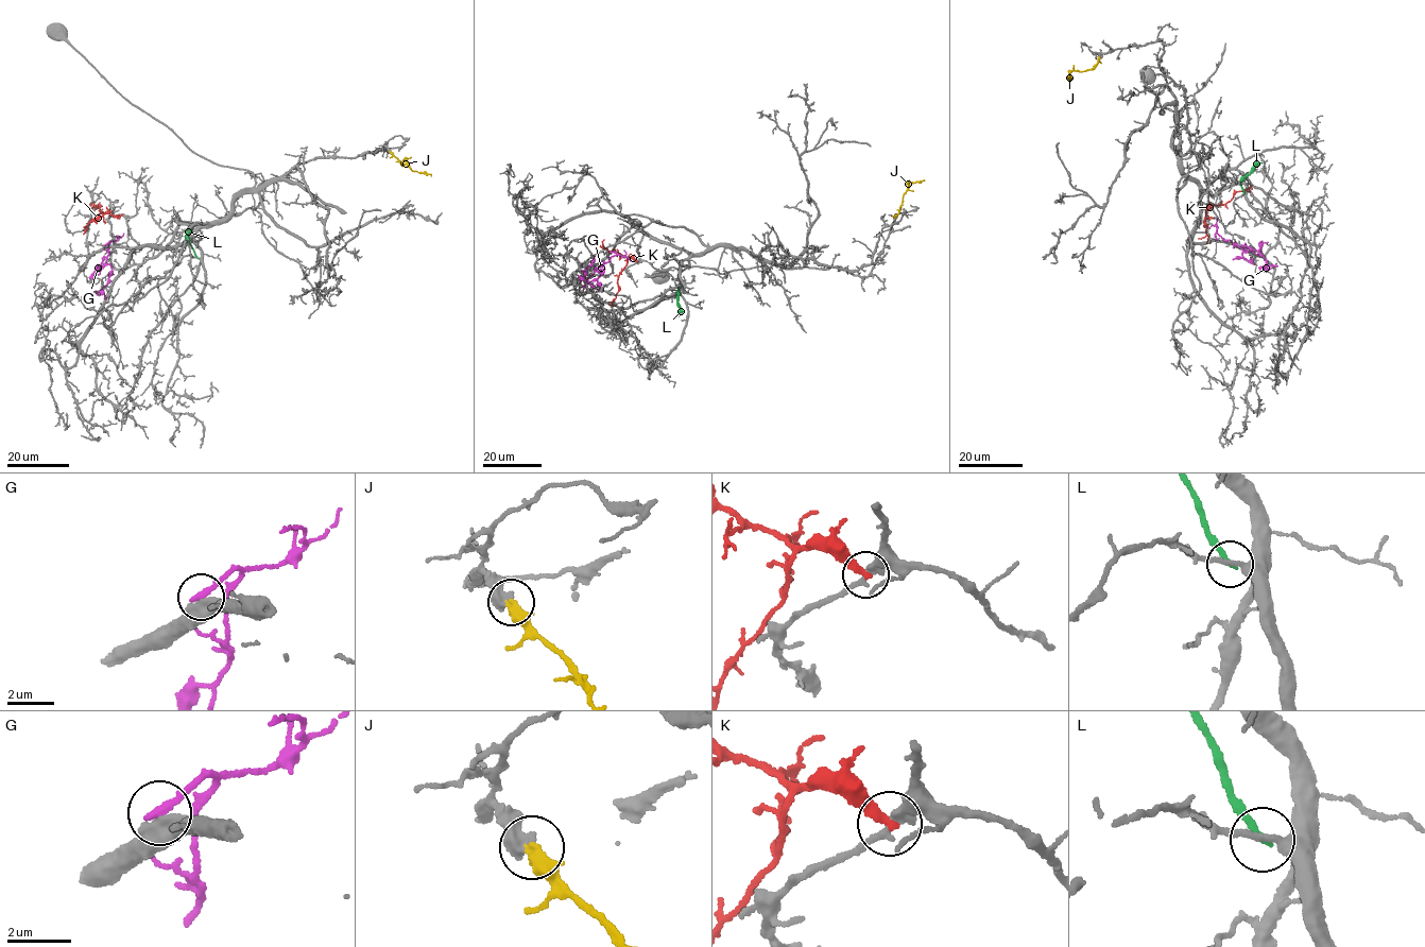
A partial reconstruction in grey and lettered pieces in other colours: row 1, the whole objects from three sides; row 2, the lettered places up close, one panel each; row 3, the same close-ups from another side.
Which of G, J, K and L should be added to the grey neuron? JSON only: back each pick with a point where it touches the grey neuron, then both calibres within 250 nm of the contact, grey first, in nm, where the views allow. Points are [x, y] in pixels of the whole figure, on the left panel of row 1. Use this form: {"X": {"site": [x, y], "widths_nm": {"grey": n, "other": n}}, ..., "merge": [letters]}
{"J": {"site": [390, 151], "widths_nm": {"grey": 320, "other": 400}}, "merge": ["J"]}

